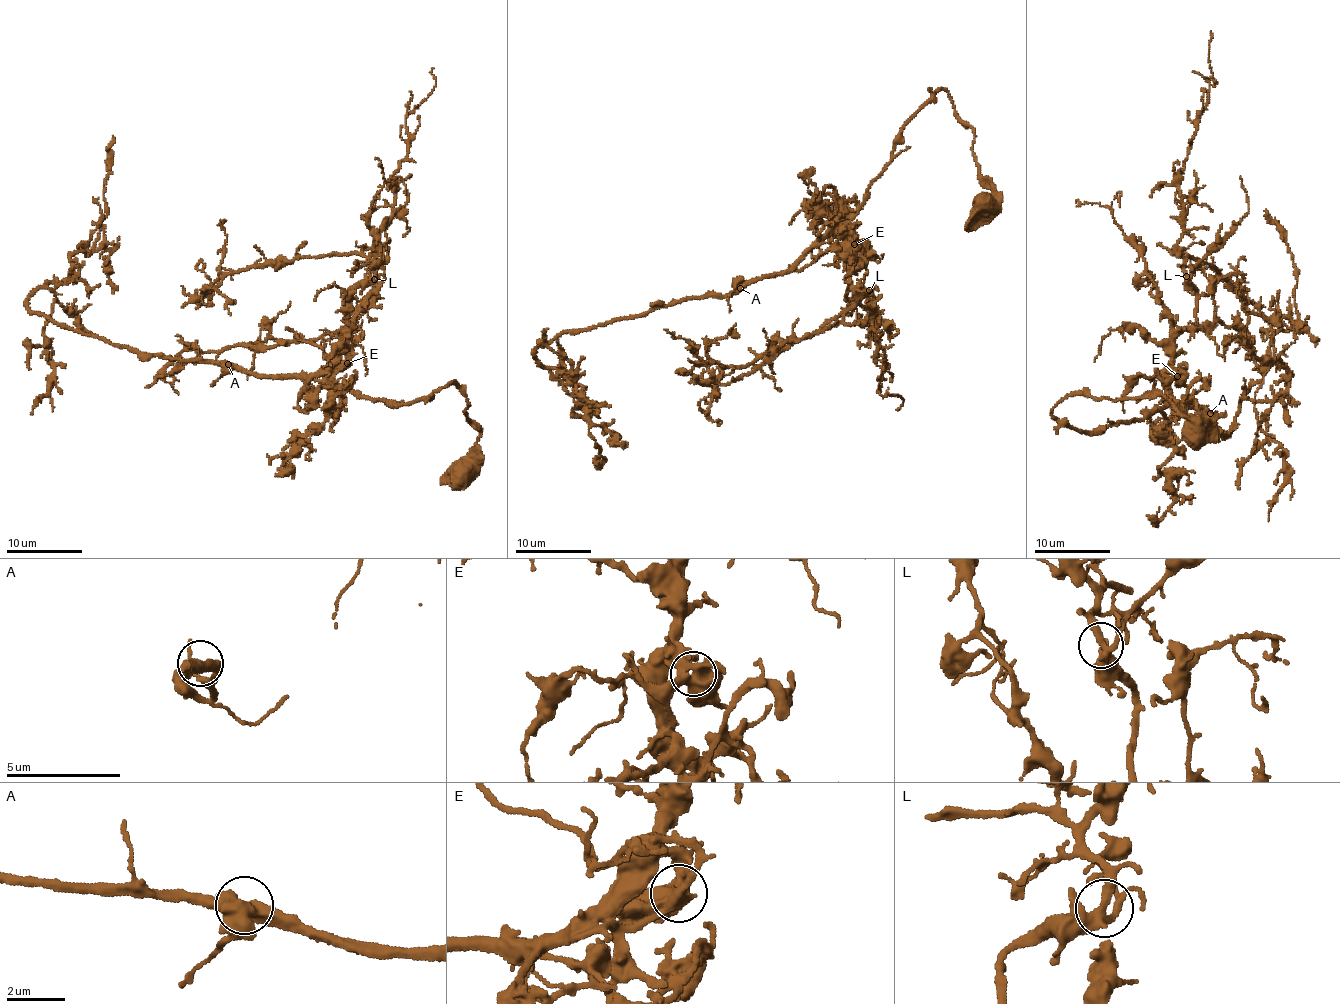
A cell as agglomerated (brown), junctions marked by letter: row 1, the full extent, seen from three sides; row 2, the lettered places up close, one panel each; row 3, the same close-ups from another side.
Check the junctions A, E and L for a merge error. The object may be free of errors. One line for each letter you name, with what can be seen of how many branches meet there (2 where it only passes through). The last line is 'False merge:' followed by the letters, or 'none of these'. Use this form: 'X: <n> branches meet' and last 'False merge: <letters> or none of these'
E: 3 branches meet
False merge: E

